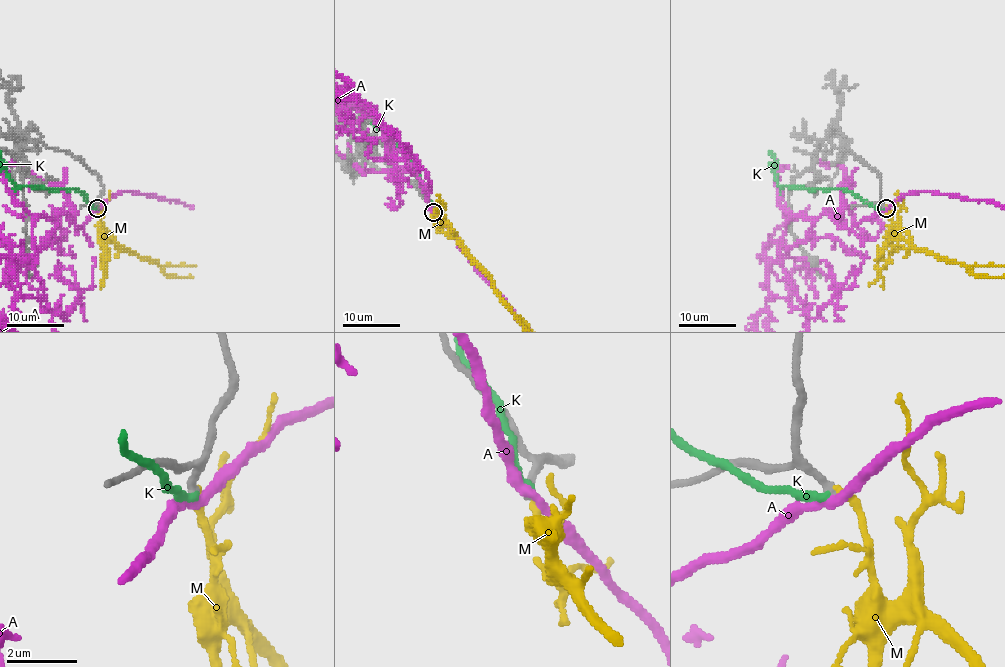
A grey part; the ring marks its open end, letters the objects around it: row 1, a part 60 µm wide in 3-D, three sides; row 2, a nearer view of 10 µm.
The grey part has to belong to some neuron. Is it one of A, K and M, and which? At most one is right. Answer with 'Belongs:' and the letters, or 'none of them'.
Belongs: none of them

